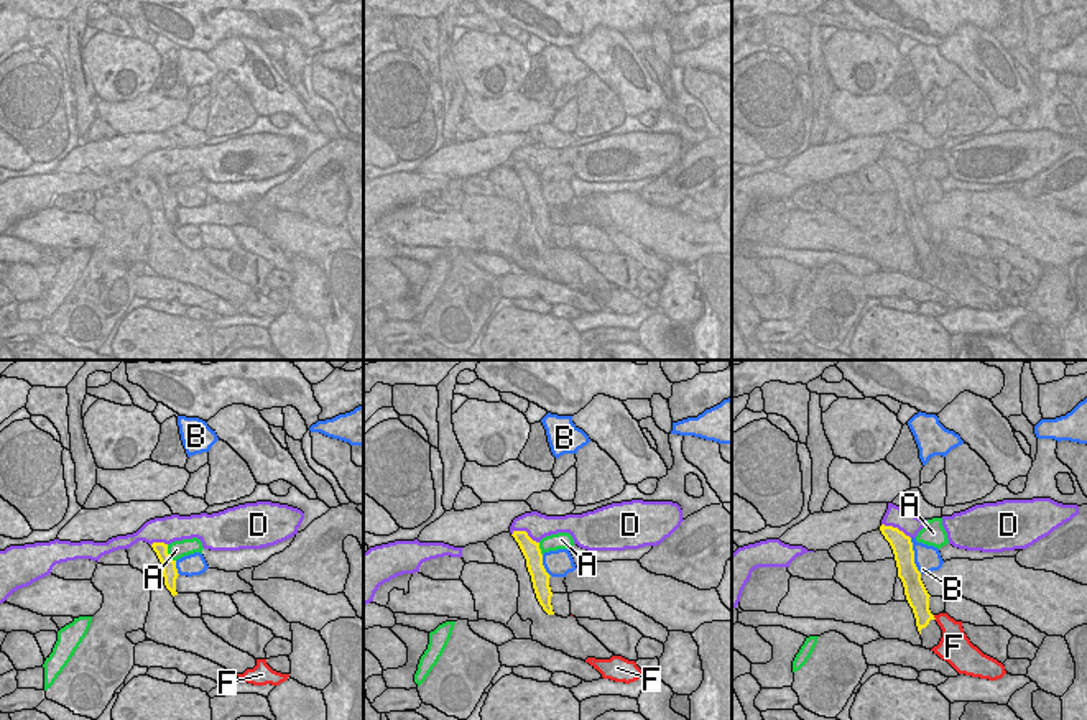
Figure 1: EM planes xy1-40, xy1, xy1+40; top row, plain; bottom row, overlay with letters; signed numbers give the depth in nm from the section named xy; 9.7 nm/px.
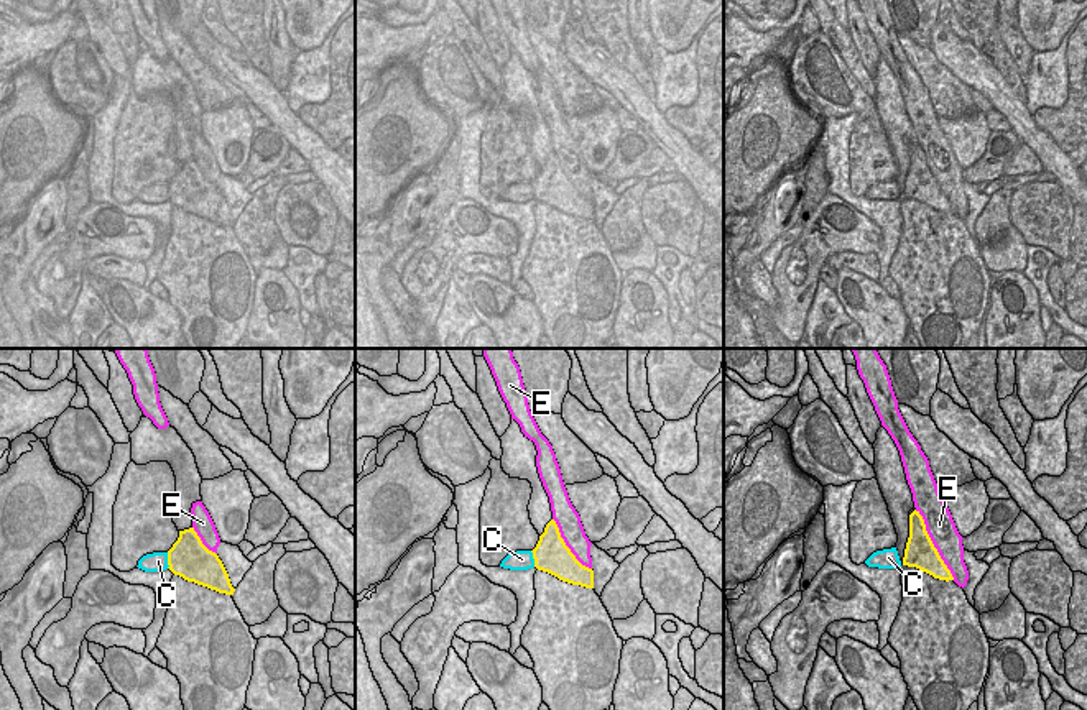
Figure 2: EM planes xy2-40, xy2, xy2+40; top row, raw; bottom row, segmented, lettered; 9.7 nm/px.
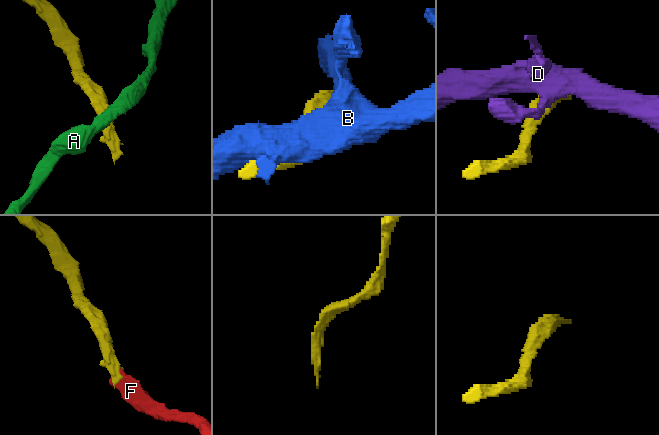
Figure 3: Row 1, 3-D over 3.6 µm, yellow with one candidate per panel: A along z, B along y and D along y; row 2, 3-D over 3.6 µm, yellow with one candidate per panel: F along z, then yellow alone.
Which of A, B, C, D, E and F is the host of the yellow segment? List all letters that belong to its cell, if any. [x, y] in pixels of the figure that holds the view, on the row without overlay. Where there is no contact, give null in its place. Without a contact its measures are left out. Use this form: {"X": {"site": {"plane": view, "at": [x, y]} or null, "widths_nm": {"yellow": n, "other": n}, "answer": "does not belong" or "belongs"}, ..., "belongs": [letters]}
{"A": {"site": {"plane": "xy1-40", "at": [166, 184]}, "widths_nm": {"yellow": 160, "other": 170}, "answer": "does not belong"}, "B": {"site": {"plane": "xy1+40", "at": [913, 188]}, "widths_nm": {"yellow": 200, "other": 260}, "answer": "does not belong"}, "C": {"site": {"plane": "xy2-40", "at": [168, 193]}, "widths_nm": {"yellow": 400, "other": 190}, "answer": "does not belong"}, "D": {"site": {"plane": "xy1", "at": [525, 163]}, "widths_nm": {"yellow": 170, "other": 240}, "answer": "does not belong"}, "E": {"site": {"plane": "xy2+40", "at": [933, 176]}, "widths_nm": {"yellow": 300, "other": 280}, "answer": "does not belong"}, "F": {"site": {"plane": "xy1+40", "at": [933, 249]}, "widths_nm": {"yellow": 220, "other": 220}, "answer": "belongs"}, "belongs": ["F"]}

